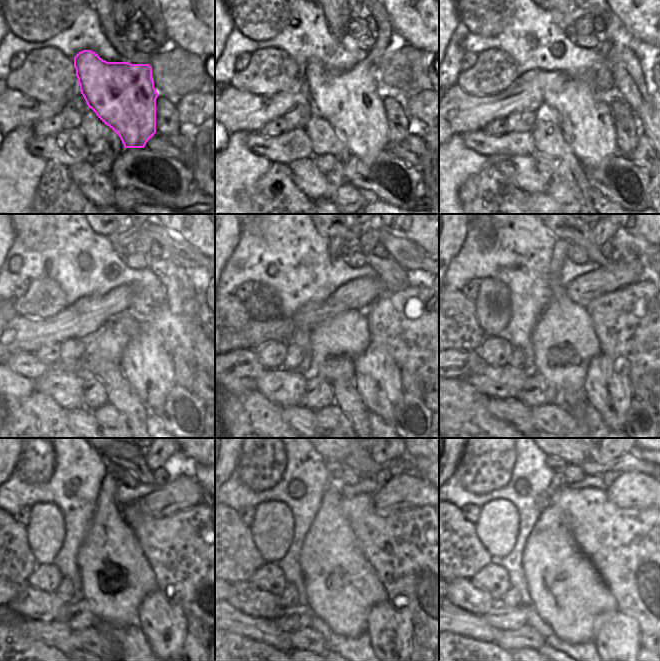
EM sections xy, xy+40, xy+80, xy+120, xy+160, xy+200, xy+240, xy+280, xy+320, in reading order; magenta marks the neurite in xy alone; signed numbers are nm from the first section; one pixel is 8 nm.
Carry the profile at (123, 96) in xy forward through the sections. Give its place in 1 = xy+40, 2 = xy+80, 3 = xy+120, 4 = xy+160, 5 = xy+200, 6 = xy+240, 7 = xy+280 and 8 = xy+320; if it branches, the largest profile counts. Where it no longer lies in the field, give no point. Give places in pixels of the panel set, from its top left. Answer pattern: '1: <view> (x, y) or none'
1: xy+40 (351, 101)
2: xy+80 (586, 122)
3: xy+120 (147, 366)
4: xy+160 (377, 378)
5: xy+200 (610, 393)
6: xy+240 (165, 626)
7: xy+280 (391, 632)
8: xy+320 (617, 636)

